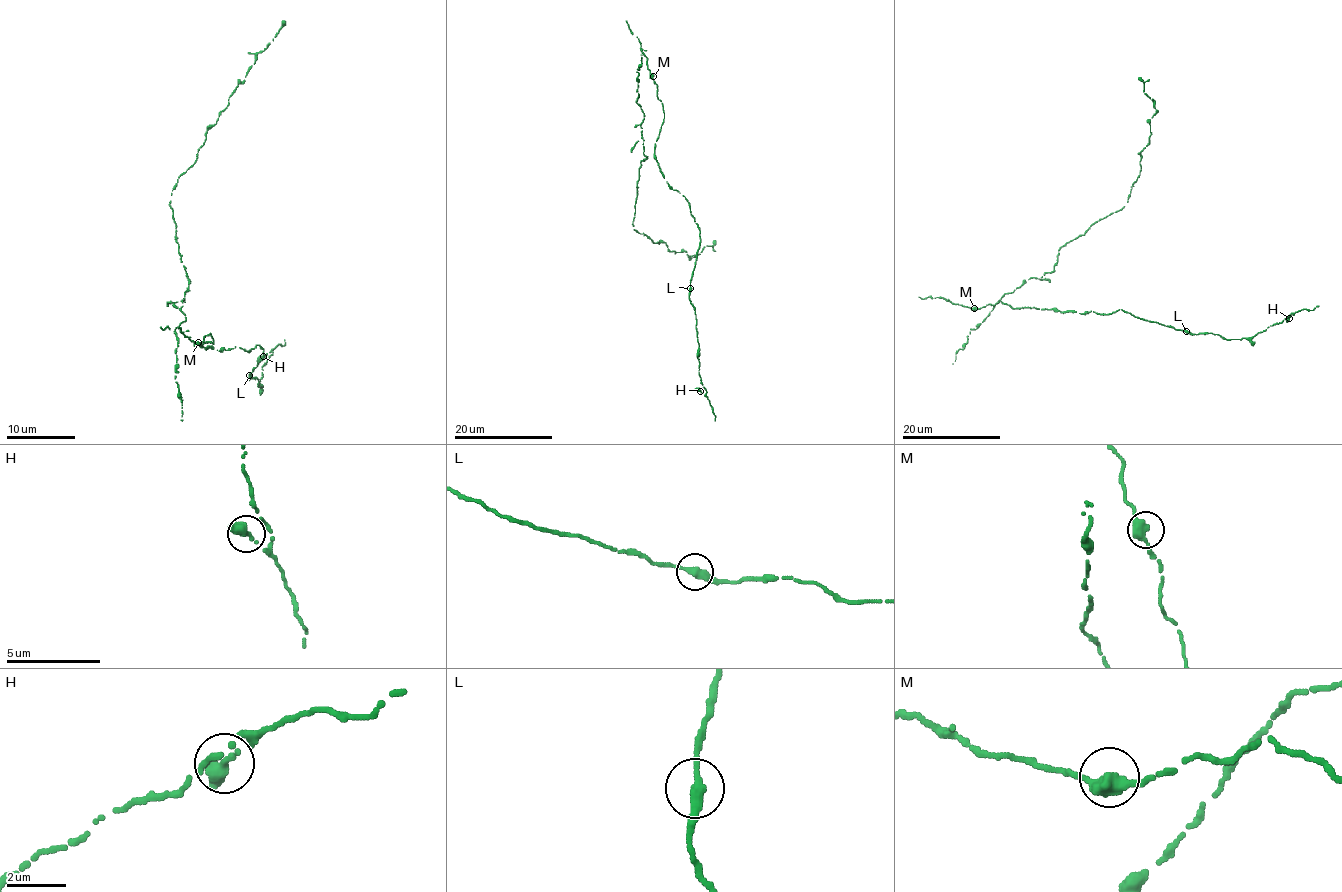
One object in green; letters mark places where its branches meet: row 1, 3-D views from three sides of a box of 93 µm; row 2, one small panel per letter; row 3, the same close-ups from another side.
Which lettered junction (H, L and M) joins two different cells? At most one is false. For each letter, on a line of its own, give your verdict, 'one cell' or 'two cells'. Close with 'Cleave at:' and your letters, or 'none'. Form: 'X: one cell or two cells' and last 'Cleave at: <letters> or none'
H: one cell
L: one cell
M: one cell
Cleave at: none

